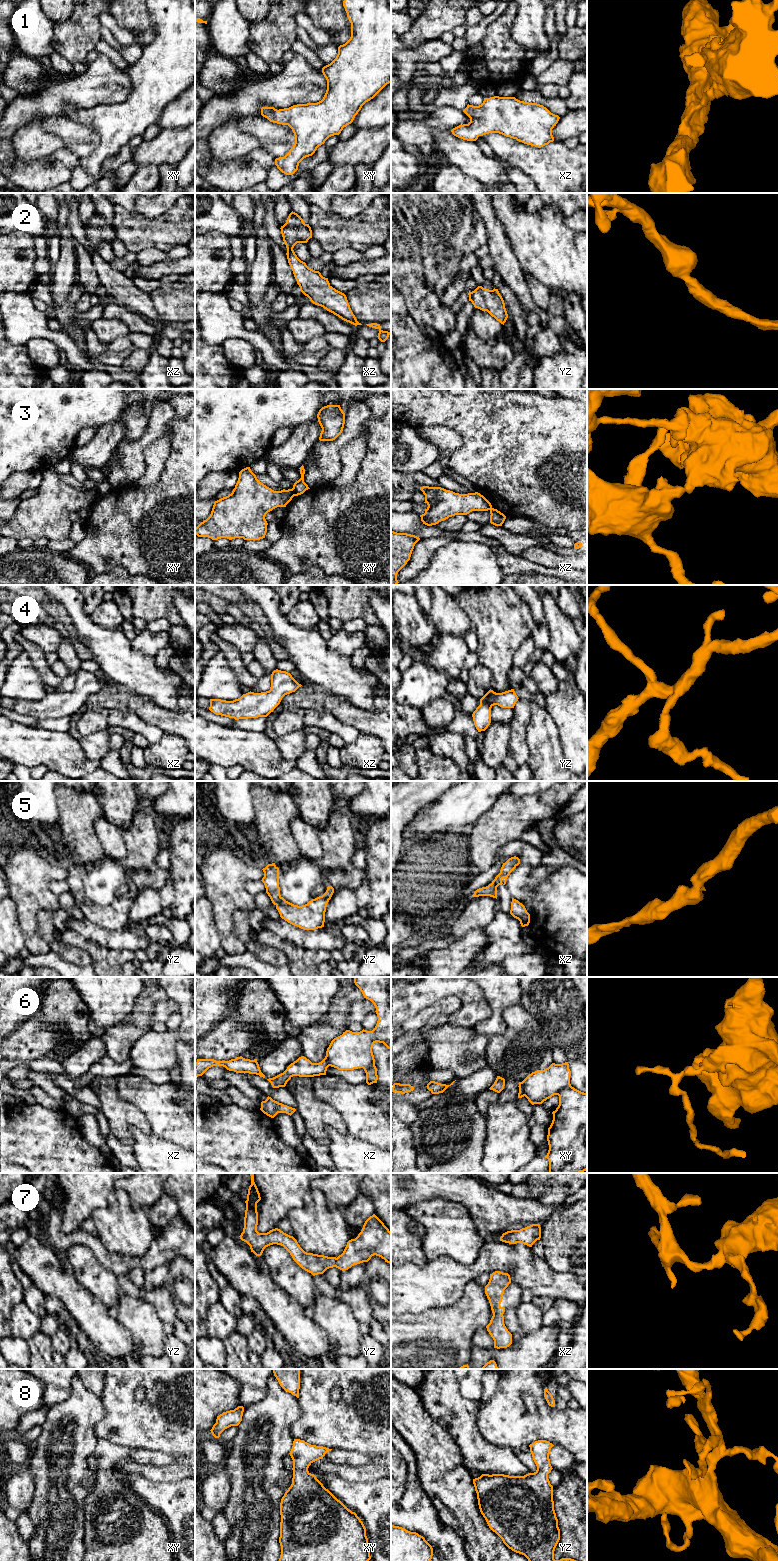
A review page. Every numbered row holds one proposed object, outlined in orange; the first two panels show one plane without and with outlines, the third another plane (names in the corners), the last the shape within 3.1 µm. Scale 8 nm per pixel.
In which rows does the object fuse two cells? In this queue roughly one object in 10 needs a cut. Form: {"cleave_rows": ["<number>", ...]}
{"cleave_rows": ["3", "6"]}

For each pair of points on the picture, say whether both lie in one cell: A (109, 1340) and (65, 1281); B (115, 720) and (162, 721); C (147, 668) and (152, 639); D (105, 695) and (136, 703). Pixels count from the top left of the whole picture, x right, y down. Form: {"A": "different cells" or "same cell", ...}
{"A": "same cell", "B": "different cells", "C": "different cells", "D": "same cell"}

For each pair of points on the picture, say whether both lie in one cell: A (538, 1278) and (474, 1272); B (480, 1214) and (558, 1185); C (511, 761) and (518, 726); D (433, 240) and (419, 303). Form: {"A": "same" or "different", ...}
{"A": "same", "B": "different", "C": "same", "D": "same"}

